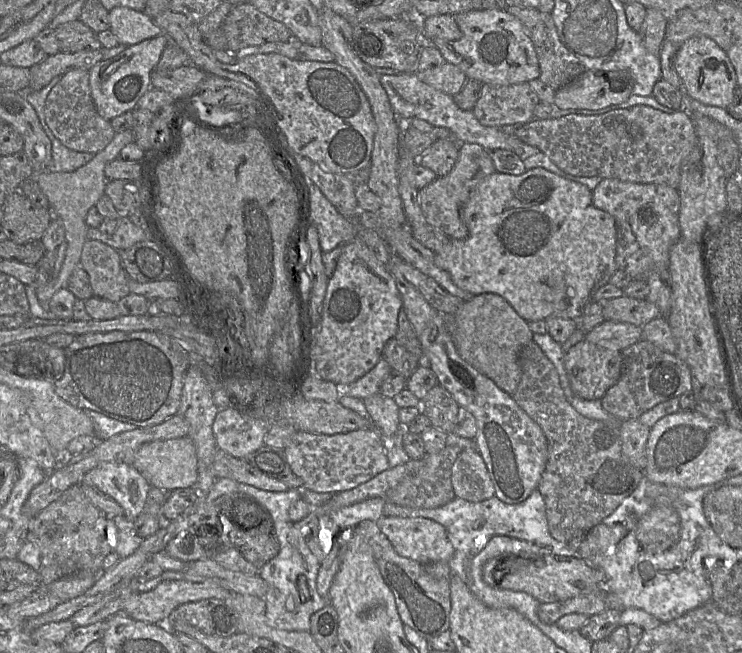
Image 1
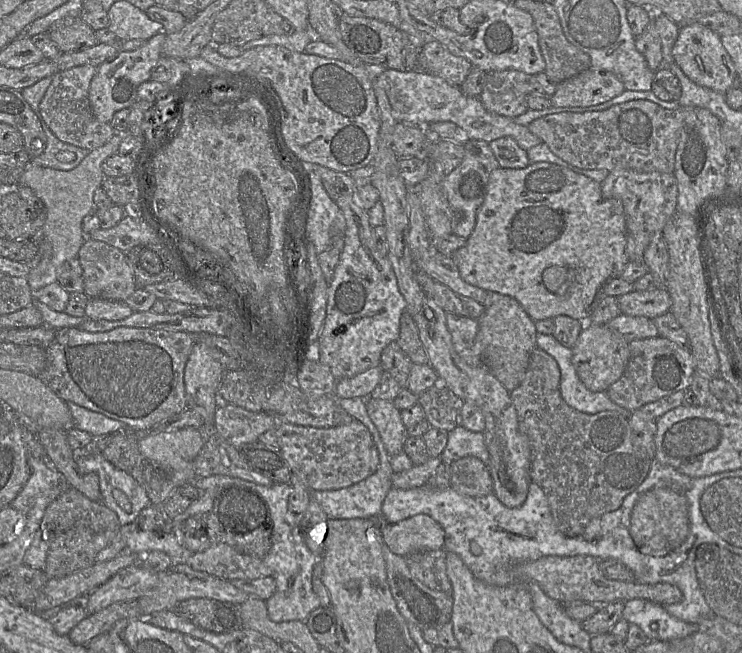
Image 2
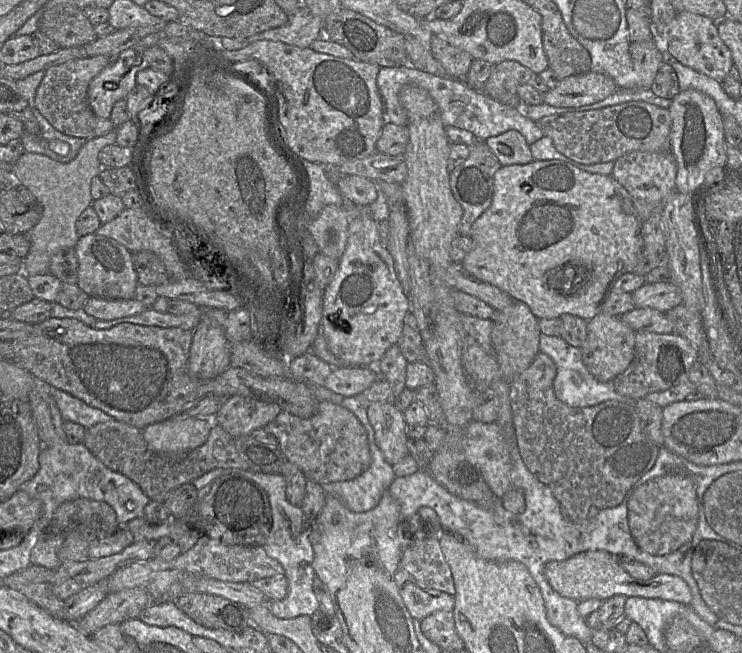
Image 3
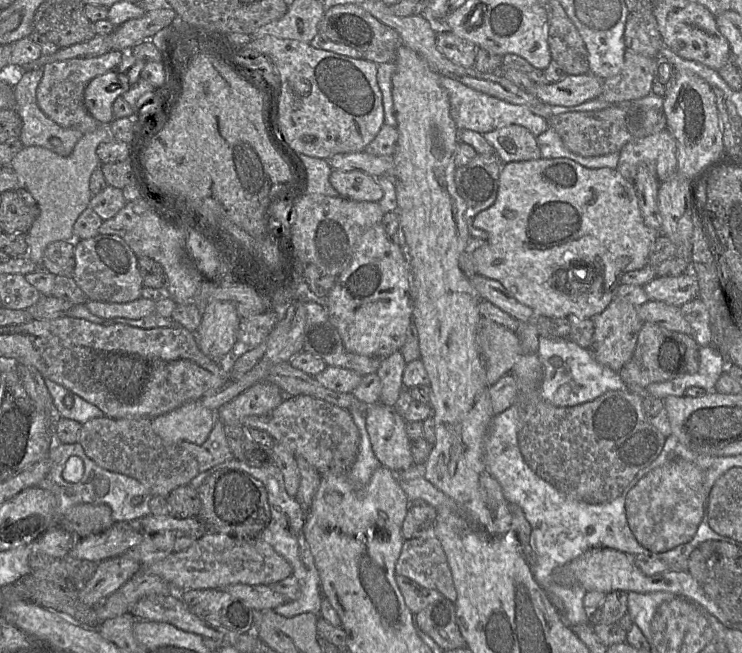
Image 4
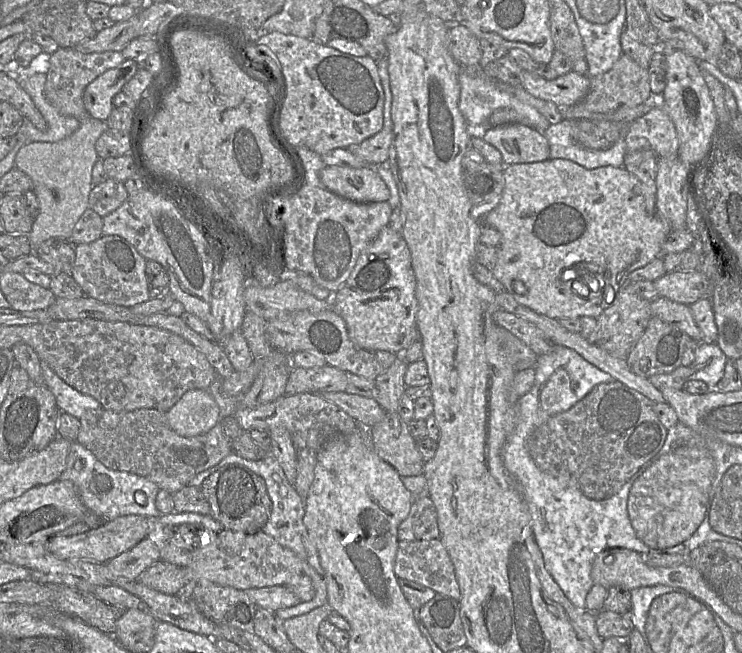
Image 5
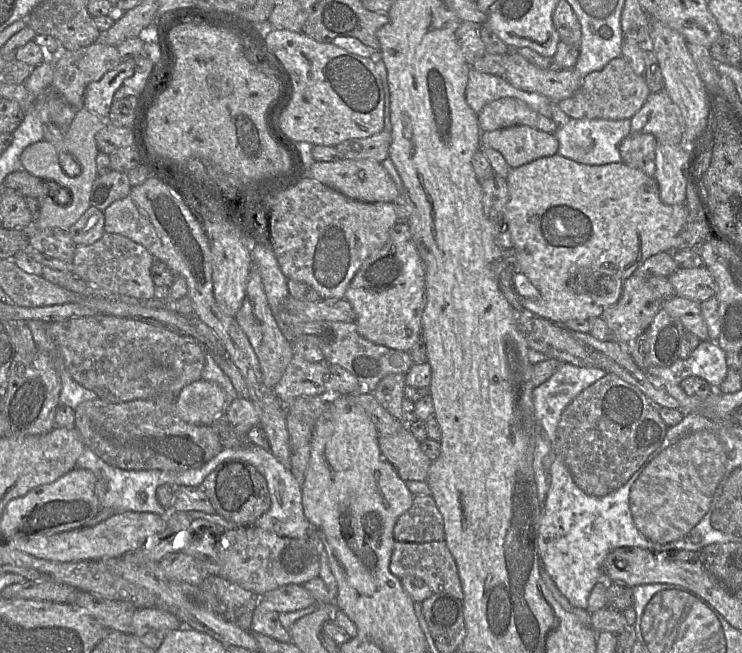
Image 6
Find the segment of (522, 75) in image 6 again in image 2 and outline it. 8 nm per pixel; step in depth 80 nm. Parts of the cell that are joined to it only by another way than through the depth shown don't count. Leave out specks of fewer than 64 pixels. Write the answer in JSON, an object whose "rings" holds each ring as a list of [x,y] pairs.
{"rings":[[[588,69],[556,85],[554,94],[549,97],[551,107],[589,107],[611,100],[626,88],[623,82],[612,72]]]}

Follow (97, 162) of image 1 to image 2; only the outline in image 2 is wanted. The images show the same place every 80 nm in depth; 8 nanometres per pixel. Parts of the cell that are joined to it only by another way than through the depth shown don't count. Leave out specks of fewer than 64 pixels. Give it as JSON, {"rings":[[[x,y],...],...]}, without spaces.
{"rings":[[[117,133],[103,146],[96,148],[82,160],[82,162],[72,170],[64,171],[57,170],[50,167],[37,165],[33,162],[32,158],[25,170],[23,171],[19,184],[28,186],[34,193],[43,201],[46,209],[46,221],[40,230],[40,239],[47,239],[52,244],[52,254],[44,255],[41,258],[40,253],[35,257],[33,264],[29,264],[31,270],[27,276],[27,280],[32,291],[57,281],[56,271],[57,268],[66,260],[78,257],[78,252],[81,246],[87,239],[87,235],[82,229],[83,218],[91,211],[94,206],[94,193],[98,187],[102,186],[105,179],[102,164],[110,156],[118,152],[120,143],[123,139],[123,133]]]}

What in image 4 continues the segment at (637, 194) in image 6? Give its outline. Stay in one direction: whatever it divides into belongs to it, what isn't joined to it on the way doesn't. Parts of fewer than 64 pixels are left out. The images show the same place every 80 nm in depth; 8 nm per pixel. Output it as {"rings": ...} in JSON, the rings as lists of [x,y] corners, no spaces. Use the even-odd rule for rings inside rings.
{"rings":[[[540,158],[504,164],[499,175],[496,200],[491,207],[475,216],[473,227],[484,230],[488,234],[484,245],[472,253],[477,274],[498,281],[518,302],[530,307],[537,315],[548,318],[566,318],[569,315],[575,315],[579,318],[593,318],[603,312],[612,302],[615,290],[621,285],[622,276],[627,272],[639,270],[648,265],[651,247],[659,235],[659,231],[648,228],[644,224],[634,183],[626,180],[616,169],[588,169],[568,158]],[[571,269],[574,272],[585,271],[584,280],[576,280],[574,274],[570,272]],[[587,275],[591,276],[591,289],[586,288]],[[568,276],[574,278],[574,283],[567,289],[561,289],[560,283],[564,282],[565,279],[567,281]]]}

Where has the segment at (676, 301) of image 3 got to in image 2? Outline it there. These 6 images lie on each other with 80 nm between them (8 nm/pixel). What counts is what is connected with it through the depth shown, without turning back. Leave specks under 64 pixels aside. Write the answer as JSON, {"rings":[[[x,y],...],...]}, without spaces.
{"rings":[[[667,289],[632,291],[617,297],[622,314],[655,319],[670,311],[672,300]]]}

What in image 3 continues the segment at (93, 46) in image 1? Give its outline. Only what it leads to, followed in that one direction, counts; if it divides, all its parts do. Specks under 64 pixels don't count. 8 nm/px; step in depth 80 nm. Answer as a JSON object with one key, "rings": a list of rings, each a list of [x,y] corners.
{"rings":[[[59,4],[42,10],[38,28],[60,48],[84,46],[97,39],[94,25],[81,8],[72,4]]]}

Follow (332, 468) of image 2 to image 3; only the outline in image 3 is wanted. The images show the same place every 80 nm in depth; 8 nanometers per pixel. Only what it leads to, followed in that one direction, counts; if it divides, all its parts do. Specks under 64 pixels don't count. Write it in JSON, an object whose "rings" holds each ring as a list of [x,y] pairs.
{"rings":[[[321,401],[316,413],[307,419],[299,418],[282,410],[263,429],[277,438],[279,449],[285,459],[295,464],[307,479],[311,479],[321,485],[352,480],[366,471],[371,464],[366,429],[351,411],[340,404]]]}

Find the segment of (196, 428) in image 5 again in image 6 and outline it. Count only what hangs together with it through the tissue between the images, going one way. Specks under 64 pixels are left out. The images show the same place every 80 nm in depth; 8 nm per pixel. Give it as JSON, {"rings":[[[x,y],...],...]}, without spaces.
{"rings":[[[200,379],[181,390],[175,406],[185,422],[211,426],[216,417],[225,411],[225,399],[225,393],[218,384]]]}

